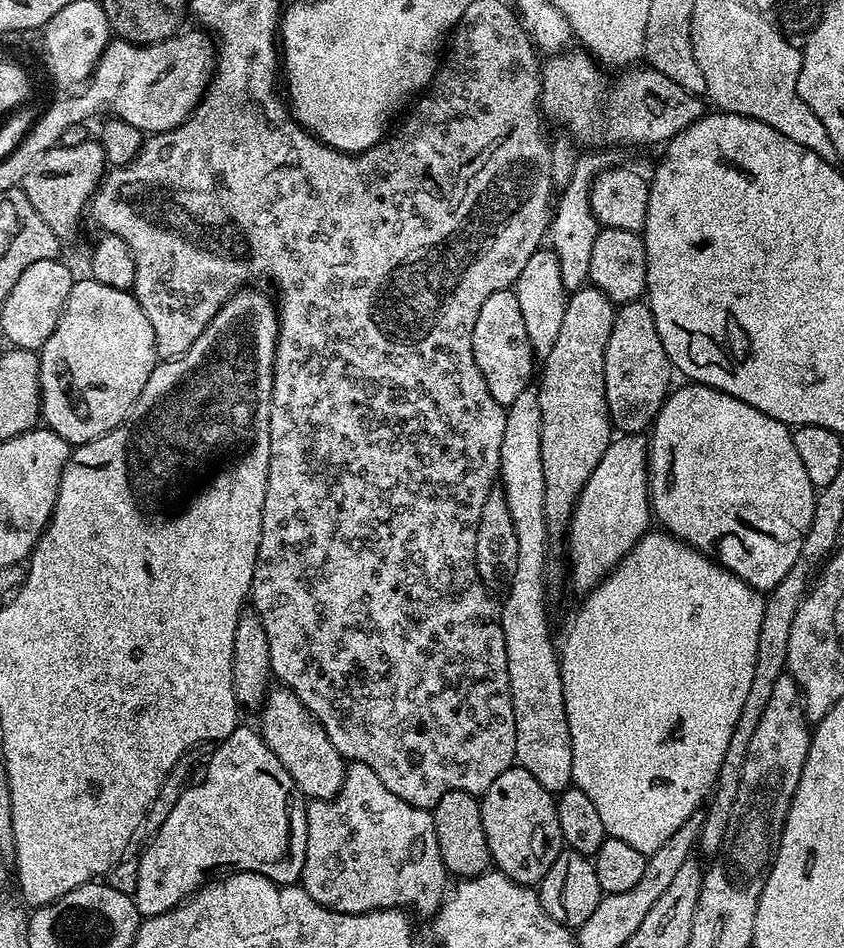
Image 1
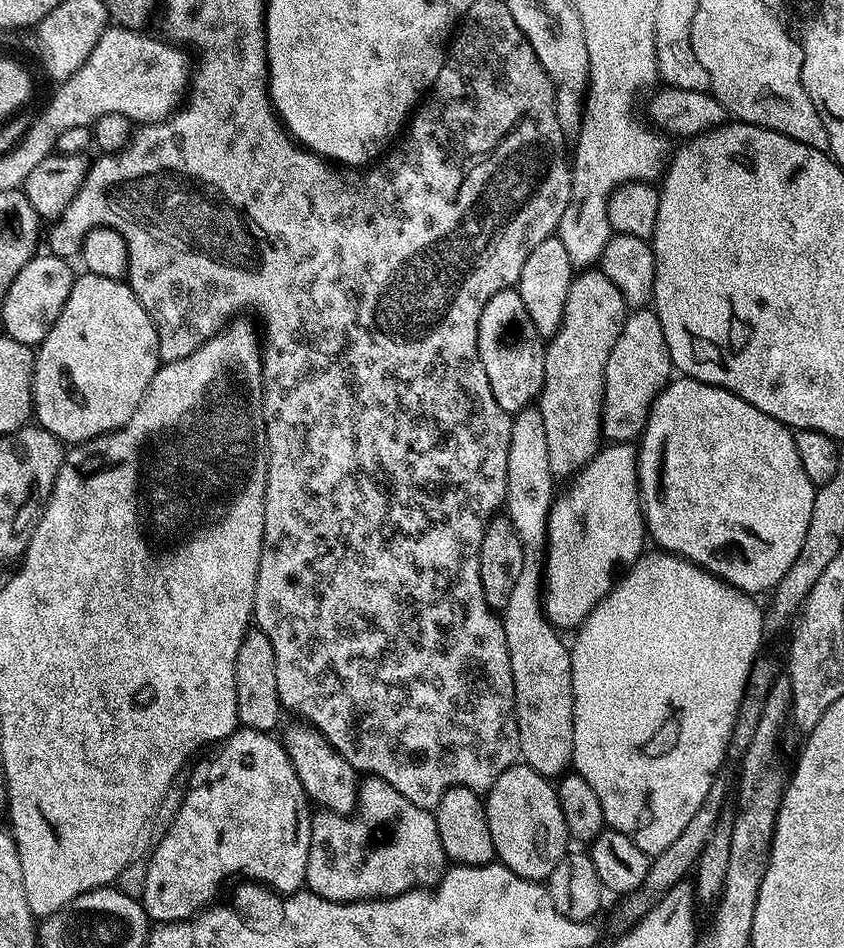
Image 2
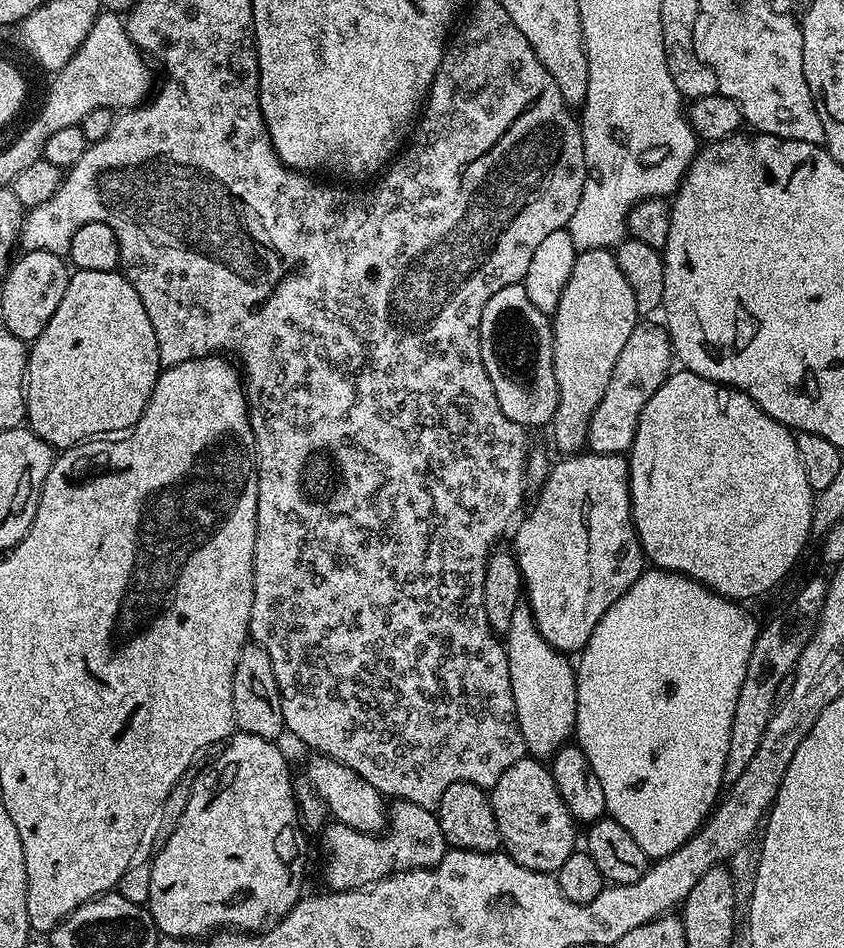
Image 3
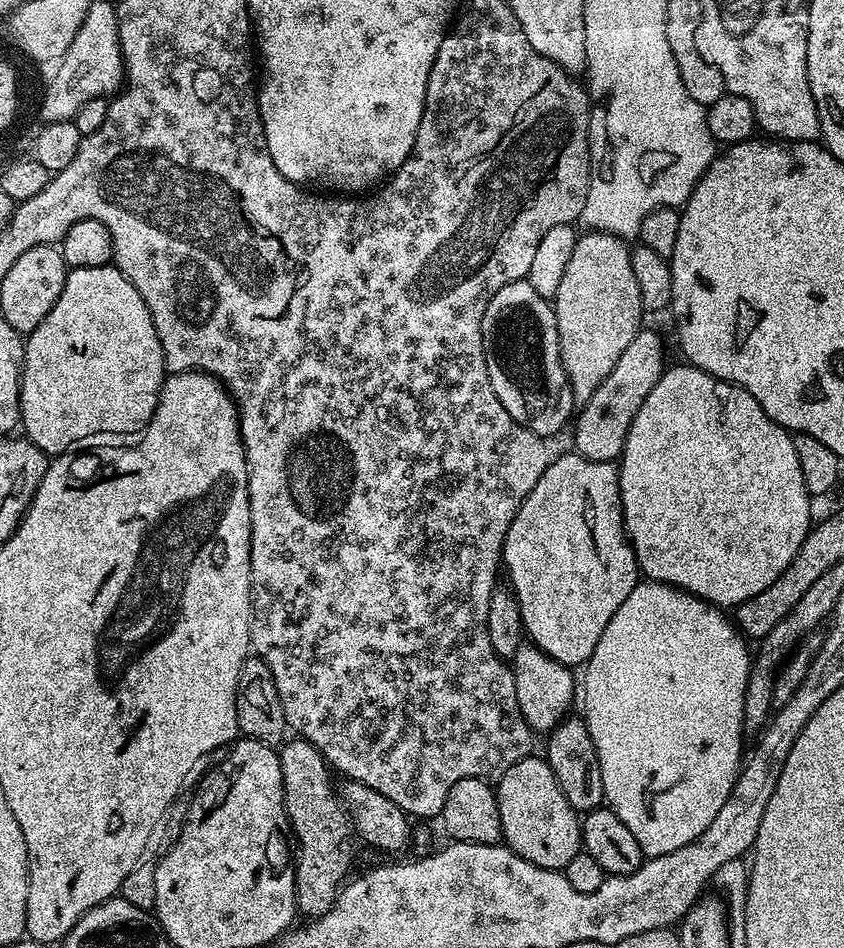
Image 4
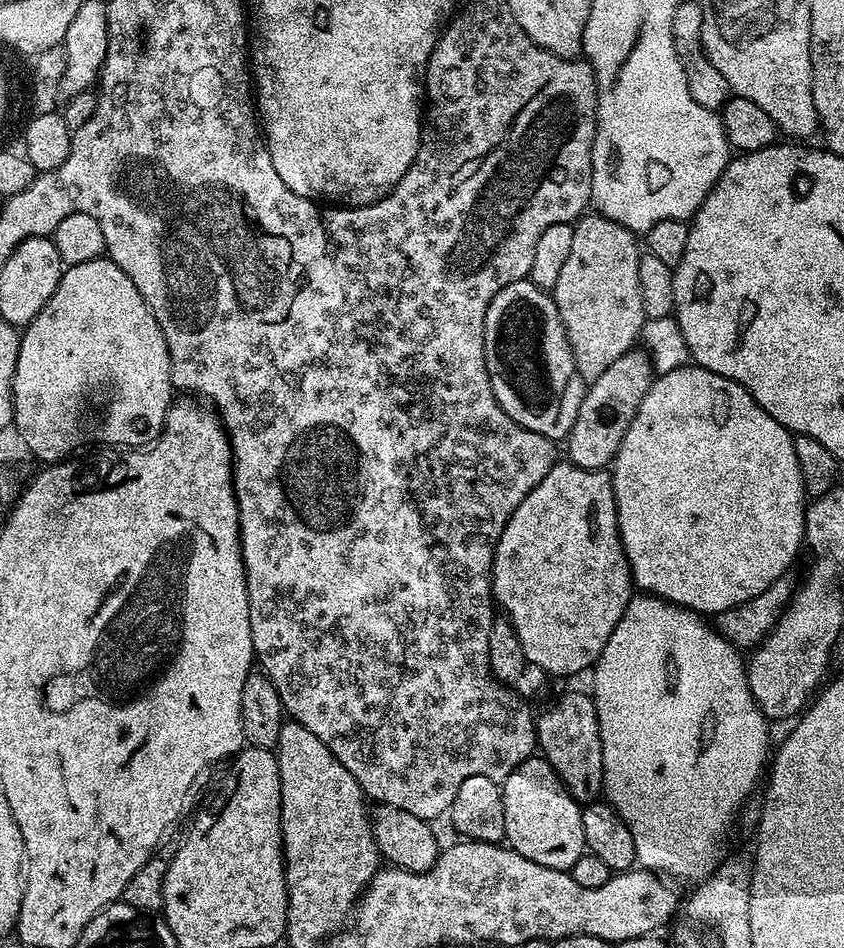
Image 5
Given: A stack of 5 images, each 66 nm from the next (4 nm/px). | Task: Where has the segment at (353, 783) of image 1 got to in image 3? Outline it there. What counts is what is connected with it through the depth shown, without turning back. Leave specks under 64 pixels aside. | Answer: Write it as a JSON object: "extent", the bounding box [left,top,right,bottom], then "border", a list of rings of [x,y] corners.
{"extent":[320,799,449,892],"border":[[[393,799],[387,805],[388,823],[382,834],[359,832],[332,822],[323,829],[320,848],[324,851],[324,880],[333,892],[345,892],[378,882],[395,872],[432,868],[440,864],[449,844],[444,840],[437,813],[409,800]]]}

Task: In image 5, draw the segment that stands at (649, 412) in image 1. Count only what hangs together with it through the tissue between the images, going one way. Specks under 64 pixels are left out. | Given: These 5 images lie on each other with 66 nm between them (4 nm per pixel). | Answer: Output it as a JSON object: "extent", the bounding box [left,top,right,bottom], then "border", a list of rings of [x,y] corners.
{"extent":[566,350,654,469],"border":[[[633,350],[622,354],[610,370],[591,381],[582,398],[578,418],[574,418],[574,426],[566,437],[567,459],[579,468],[607,469],[615,460],[618,446],[622,446],[622,438],[626,438],[626,430],[630,430],[630,422],[634,422],[634,414],[642,406],[642,398],[646,398],[653,379],[654,369],[648,353]]]}

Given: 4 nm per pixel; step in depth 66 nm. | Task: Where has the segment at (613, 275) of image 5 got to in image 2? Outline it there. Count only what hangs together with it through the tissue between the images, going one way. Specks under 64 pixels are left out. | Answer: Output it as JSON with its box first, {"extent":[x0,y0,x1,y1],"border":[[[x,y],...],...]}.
{"extent":[538,270,629,478],"border":[[[584,270],[573,279],[570,294],[566,294],[566,310],[556,335],[547,341],[544,353],[544,389],[538,397],[538,411],[546,425],[546,454],[550,454],[550,470],[553,477],[571,478],[596,457],[602,447],[600,416],[604,412],[604,383],[606,362],[614,342],[622,334],[624,320],[629,314],[628,303],[622,298],[618,286],[599,270]]]}

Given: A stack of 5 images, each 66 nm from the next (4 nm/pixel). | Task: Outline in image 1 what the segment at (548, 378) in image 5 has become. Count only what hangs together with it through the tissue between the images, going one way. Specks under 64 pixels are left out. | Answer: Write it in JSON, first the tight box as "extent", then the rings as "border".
{"extent":[472,290,534,406],"border":[[[497,290],[480,304],[478,318],[472,322],[472,360],[478,362],[480,379],[487,386],[489,397],[498,406],[512,404],[514,398],[533,383],[534,357],[515,291]]]}

